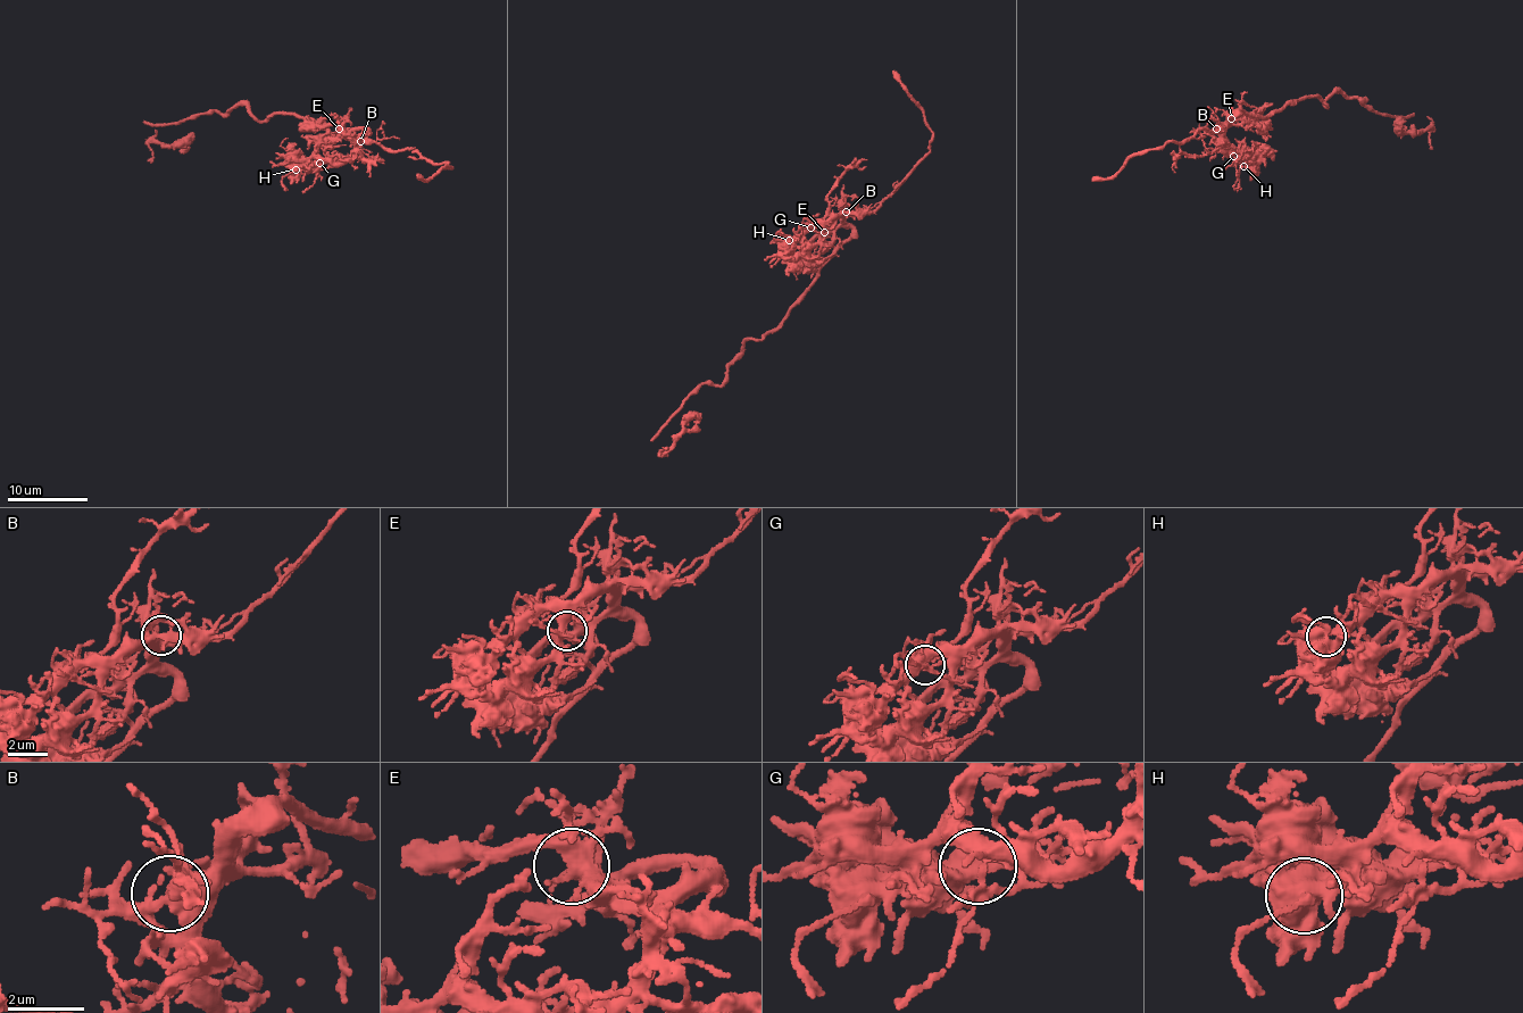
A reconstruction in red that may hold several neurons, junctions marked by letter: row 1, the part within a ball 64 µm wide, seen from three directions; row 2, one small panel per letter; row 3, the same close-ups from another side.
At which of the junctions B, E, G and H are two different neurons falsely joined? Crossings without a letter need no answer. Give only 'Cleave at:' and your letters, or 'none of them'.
Cleave at: none of them

